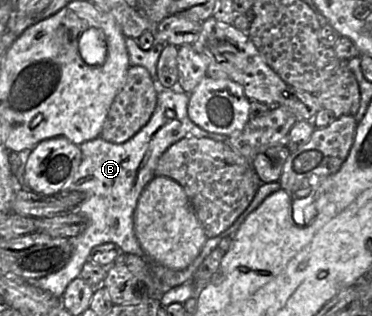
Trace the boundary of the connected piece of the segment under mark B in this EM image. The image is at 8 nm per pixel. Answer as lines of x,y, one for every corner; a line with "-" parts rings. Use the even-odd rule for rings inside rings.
154,80
154,86
157,91
157,104
155,110
149,121
130,139
123,143
112,143
104,140
102,137
97,137
88,140
79,145
82,160
81,163
72,177
72,179
61,189
58,194
69,193
72,191
79,191
84,194
84,199
71,211
76,211
86,219
86,227
76,237
67,237
72,239
73,251
67,264
60,270
51,273
45,277
36,280
26,280
34,286
50,292
55,297
61,300
68,284
75,278
80,276
80,272
84,263
88,260
91,250
104,243
115,243
122,252
126,254
135,254
143,258
149,265
151,275
154,280
159,280
164,287
175,287
184,284
187,281
192,281
194,274
204,259
211,253
212,250
217,248
218,244
223,237
215,236
207,238
200,254
197,258
183,270
173,270
163,266
151,258
141,248
134,231
134,211
138,203
138,199
147,186
147,184
155,177
155,168
161,155
175,142
185,137
197,138
210,138
211,132
205,131
196,124
194,124
187,112
189,94
186,92
175,92
170,88
165,88
158,80

